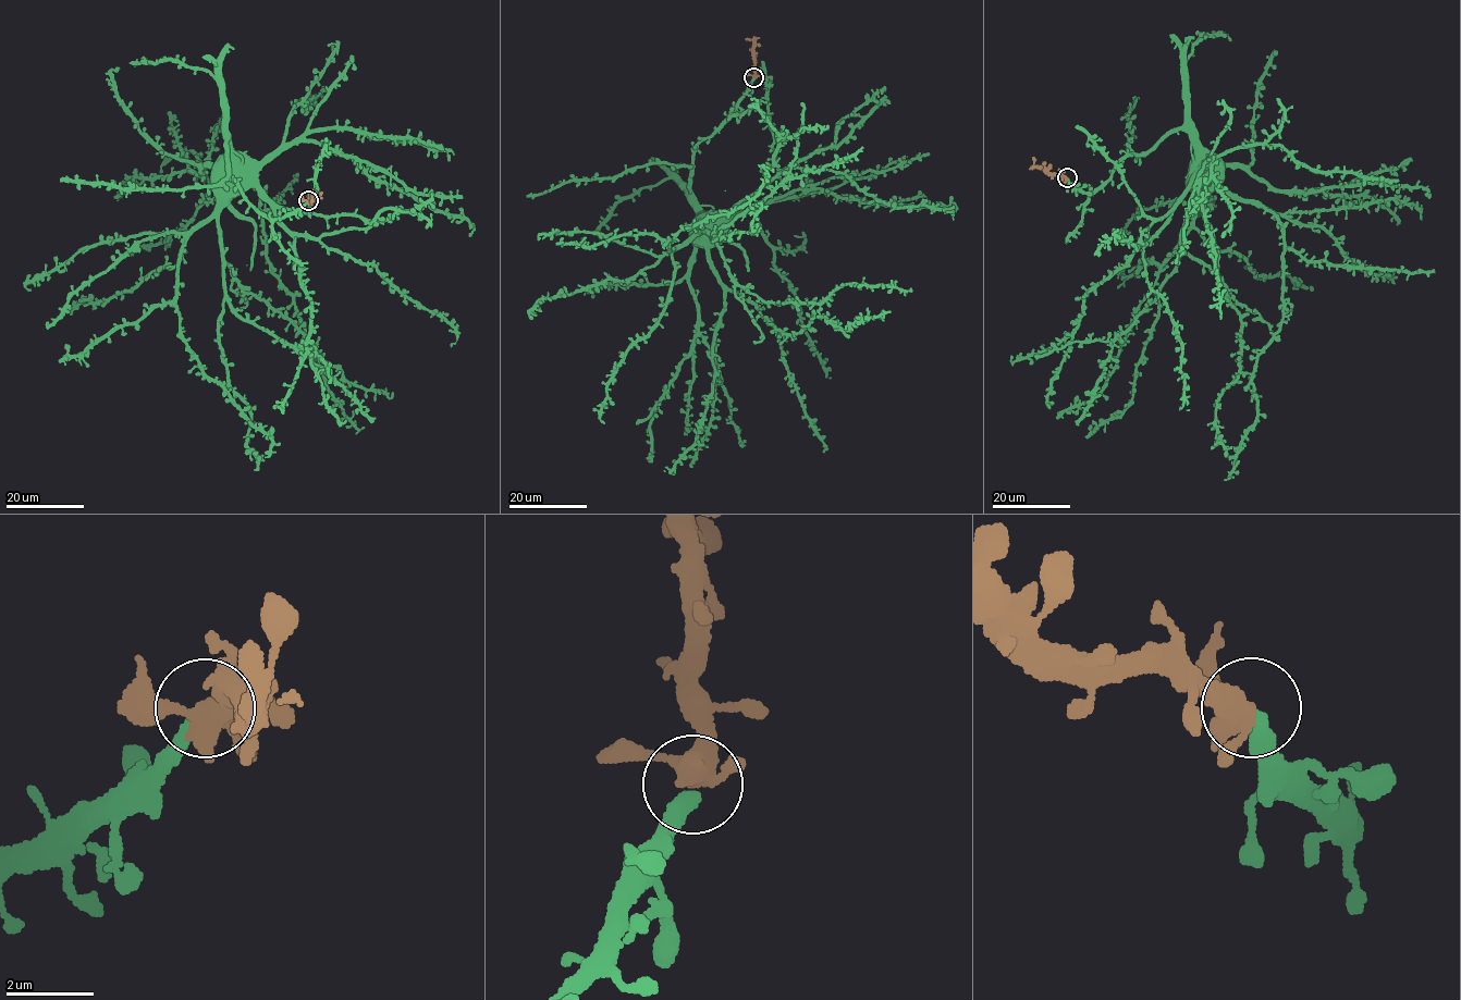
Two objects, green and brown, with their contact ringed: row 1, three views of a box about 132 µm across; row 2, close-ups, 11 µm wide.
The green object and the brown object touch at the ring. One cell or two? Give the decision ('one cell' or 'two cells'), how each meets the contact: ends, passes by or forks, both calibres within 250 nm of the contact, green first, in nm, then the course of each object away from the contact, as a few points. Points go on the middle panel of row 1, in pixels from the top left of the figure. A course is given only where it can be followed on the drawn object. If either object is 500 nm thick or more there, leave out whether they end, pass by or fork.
one cell | green ends | brown forks | 360/240 nm | green via (753, 78), (695, 149), (698, 229), (739, 286), (764, 301), (819, 305), (842, 330), (891, 311) | brown via (753, 77), (753, 42), (751, 39), (745, 38)

